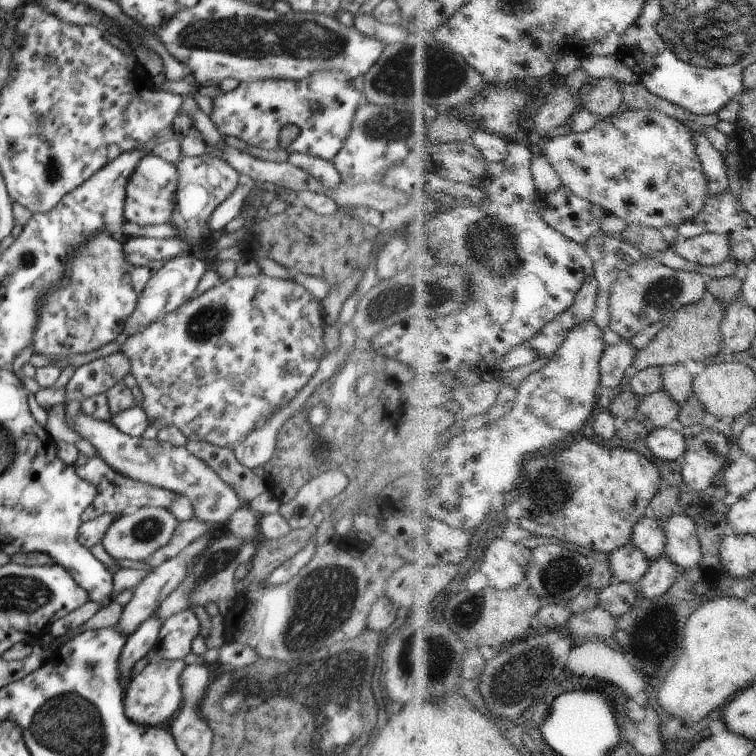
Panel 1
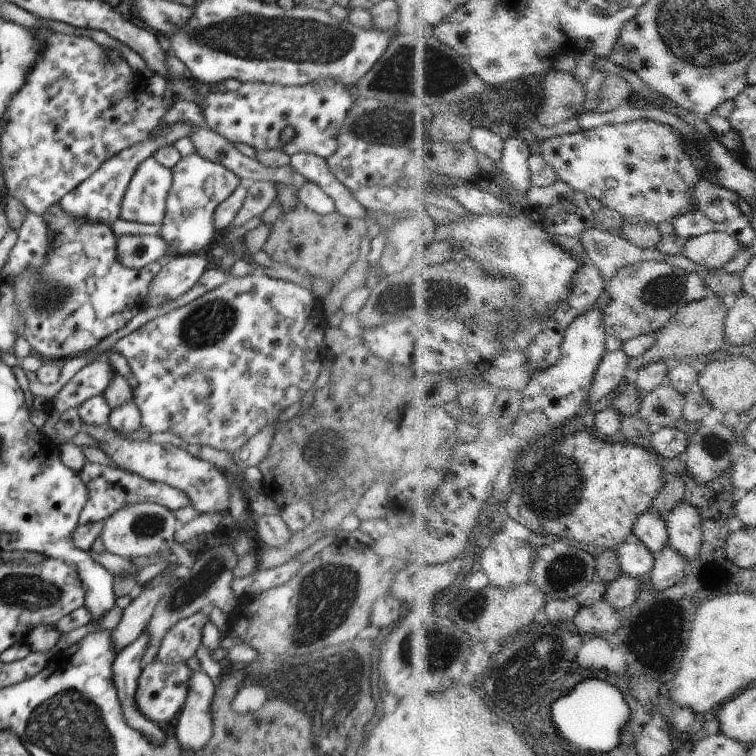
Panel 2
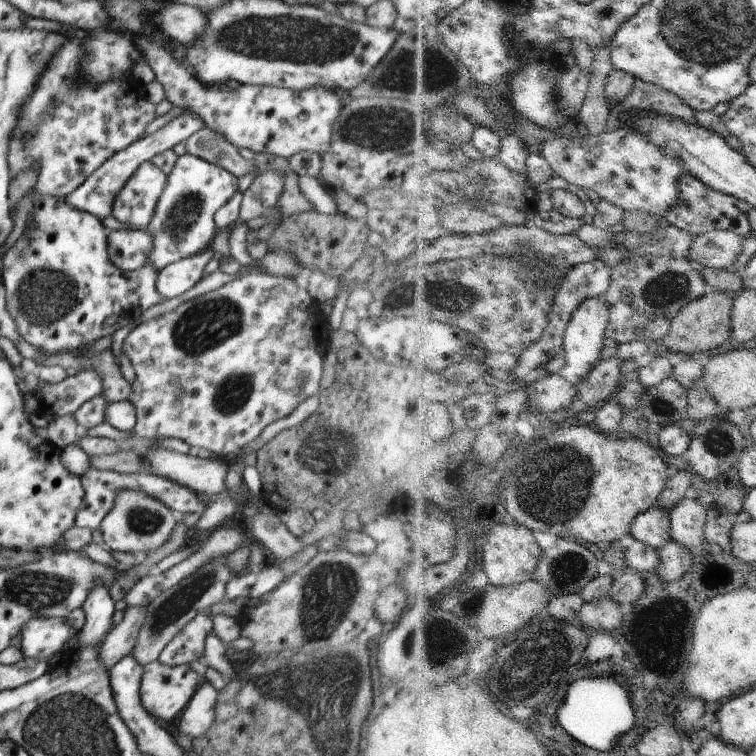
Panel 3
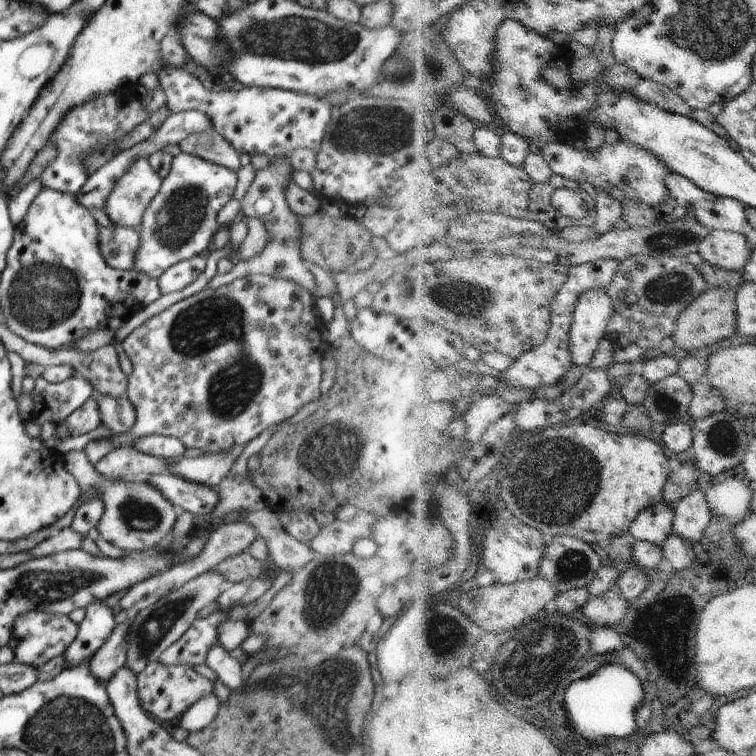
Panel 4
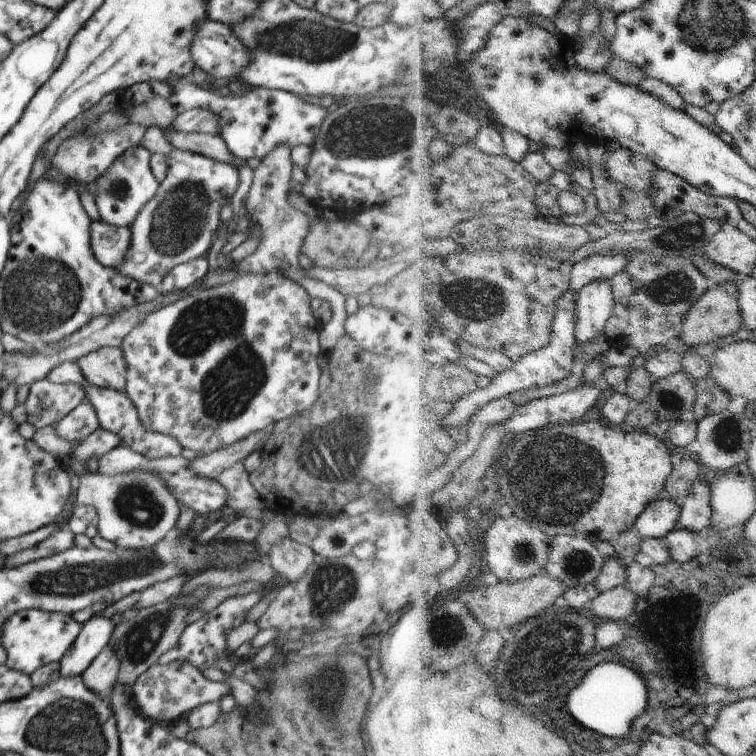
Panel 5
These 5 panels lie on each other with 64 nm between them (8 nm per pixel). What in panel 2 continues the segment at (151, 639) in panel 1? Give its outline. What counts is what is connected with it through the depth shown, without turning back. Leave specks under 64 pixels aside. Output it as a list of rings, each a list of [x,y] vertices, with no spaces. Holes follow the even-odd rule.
[[[144,630],[138,640],[124,647],[115,656],[111,669],[122,714],[129,727],[141,732],[153,745],[162,745],[168,735],[162,730],[161,725],[141,713],[135,697],[138,679],[143,671],[141,658],[147,646],[148,639]]]

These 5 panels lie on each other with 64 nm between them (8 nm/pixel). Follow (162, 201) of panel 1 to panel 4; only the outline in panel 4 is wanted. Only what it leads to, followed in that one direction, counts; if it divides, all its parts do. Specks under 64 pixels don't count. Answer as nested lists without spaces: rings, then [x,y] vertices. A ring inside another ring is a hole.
[[[138,158],[136,164],[118,180],[110,198],[106,201],[107,216],[114,225],[140,228],[146,208],[156,198],[163,177],[154,171],[147,158]]]

